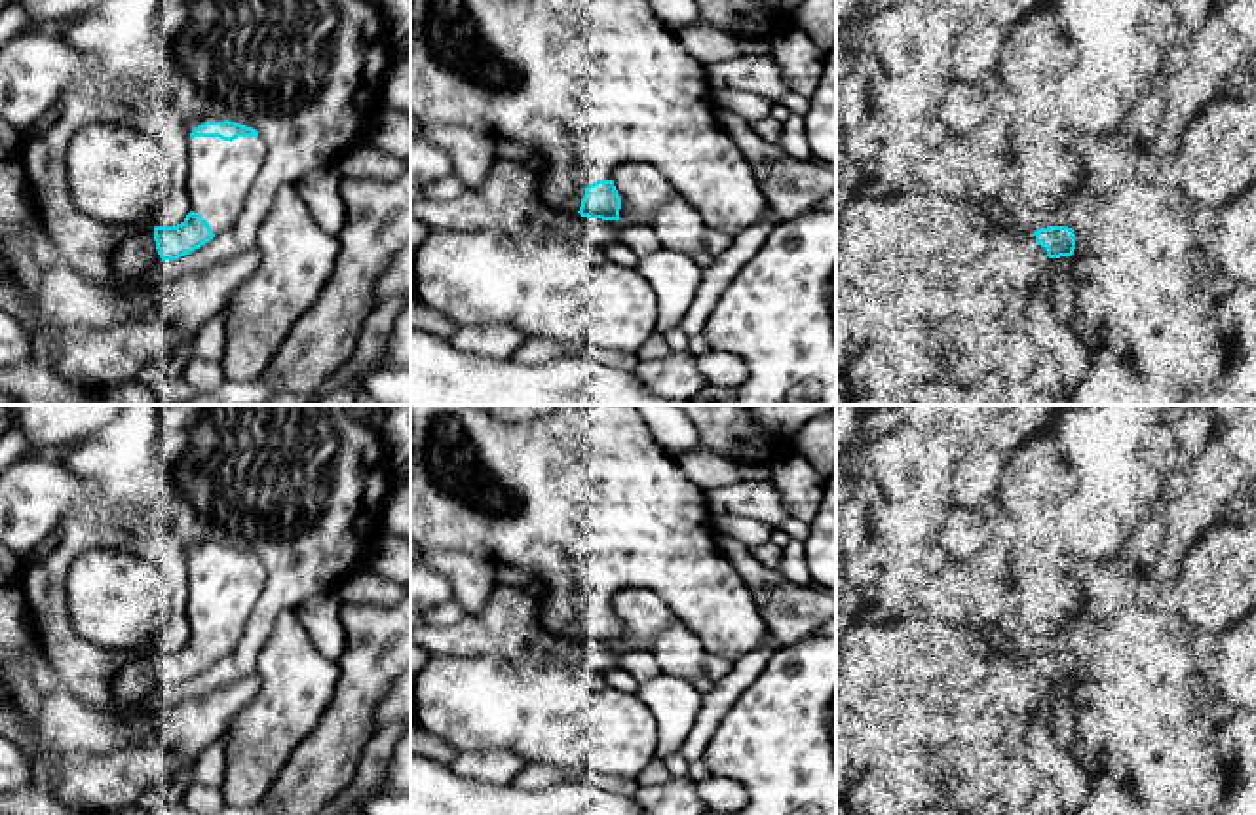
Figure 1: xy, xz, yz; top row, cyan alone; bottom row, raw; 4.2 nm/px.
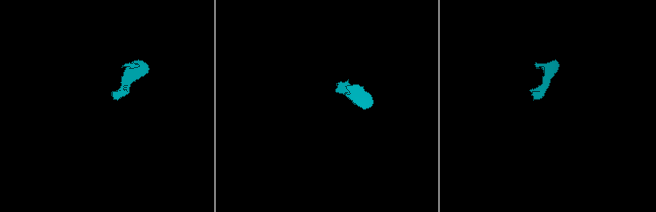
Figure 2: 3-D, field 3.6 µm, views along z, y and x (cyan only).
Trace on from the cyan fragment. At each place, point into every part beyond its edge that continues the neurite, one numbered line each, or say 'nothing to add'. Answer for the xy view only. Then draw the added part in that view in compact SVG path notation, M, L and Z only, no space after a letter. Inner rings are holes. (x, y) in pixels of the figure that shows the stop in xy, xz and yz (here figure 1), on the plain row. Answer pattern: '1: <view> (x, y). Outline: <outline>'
1: xy (221, 599). Outline: M200 541L186 547L188 557L188 625L190 636L209 648L215 661L230 654L243 636L264 583L266 568L258 562L238 562L232 568L219 562L190 562L205 547L224 547Z
2: xy (135, 684). Outline: M146 652L131 657L120 665L112 676L110 693L118 701L133 711L141 711L156 703L162 684L154 667L154 652Z

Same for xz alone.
1: xz (584, 500). Outline: M410 405L410 543L420 553L471 553L498 564L524 570L540 598L538 623L559 636L578 638L585 614L597 606L614 606L614 597L629 587L654 591L703 644L707 654L737 661L752 652L768 629L756 602L733 564L720 553L713 538L713 513L707 496L697 488L676 460L667 454L650 435L646 422L635 405L583 405L581 408L557 408L555 412L519 424L502 422L475 405Z

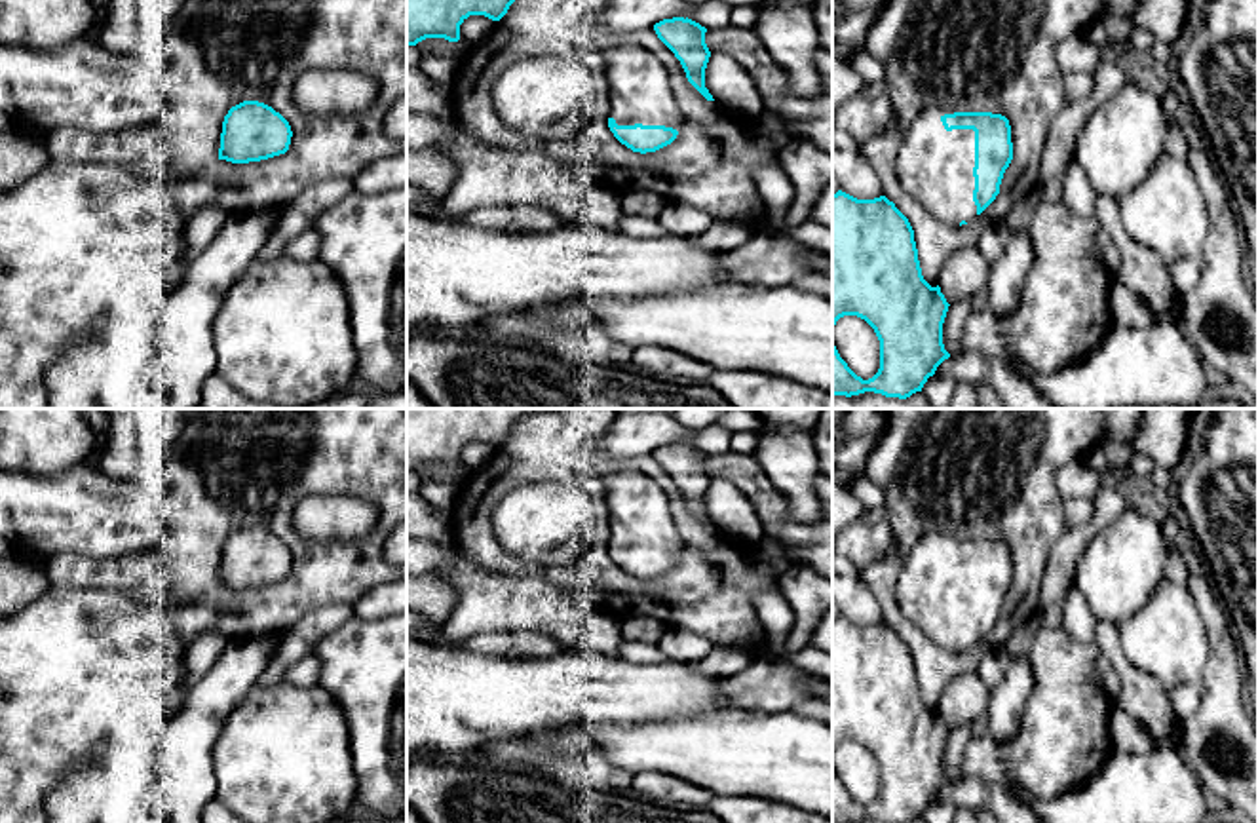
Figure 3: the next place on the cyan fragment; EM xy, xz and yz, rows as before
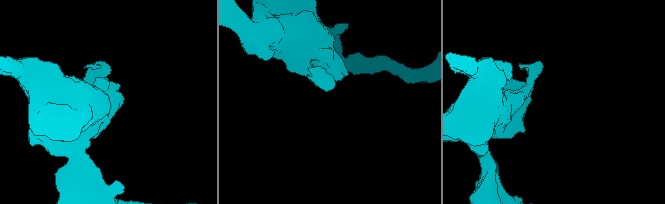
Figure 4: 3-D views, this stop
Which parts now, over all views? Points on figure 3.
1: yz (935, 592). Outline: M941 526L929 530L906 551L895 587L903 614L946 652L977 644L975 557L946 557L941 544L954 540Z

